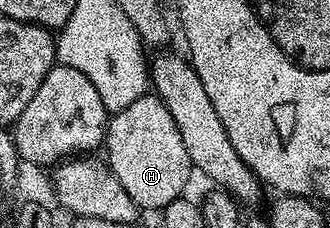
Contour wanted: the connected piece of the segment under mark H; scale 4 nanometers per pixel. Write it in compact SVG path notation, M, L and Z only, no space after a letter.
M154 93L137 97L133 105L125 105L125 109L110 116L105 136L106 151L105 159L112 173L121 185L125 185L125 193L133 197L140 209L147 210L148 207L158 212L168 207L186 192L183 190L193 176L191 158L189 153L185 153L185 141L181 141L181 133L177 133L169 109L165 109Z

